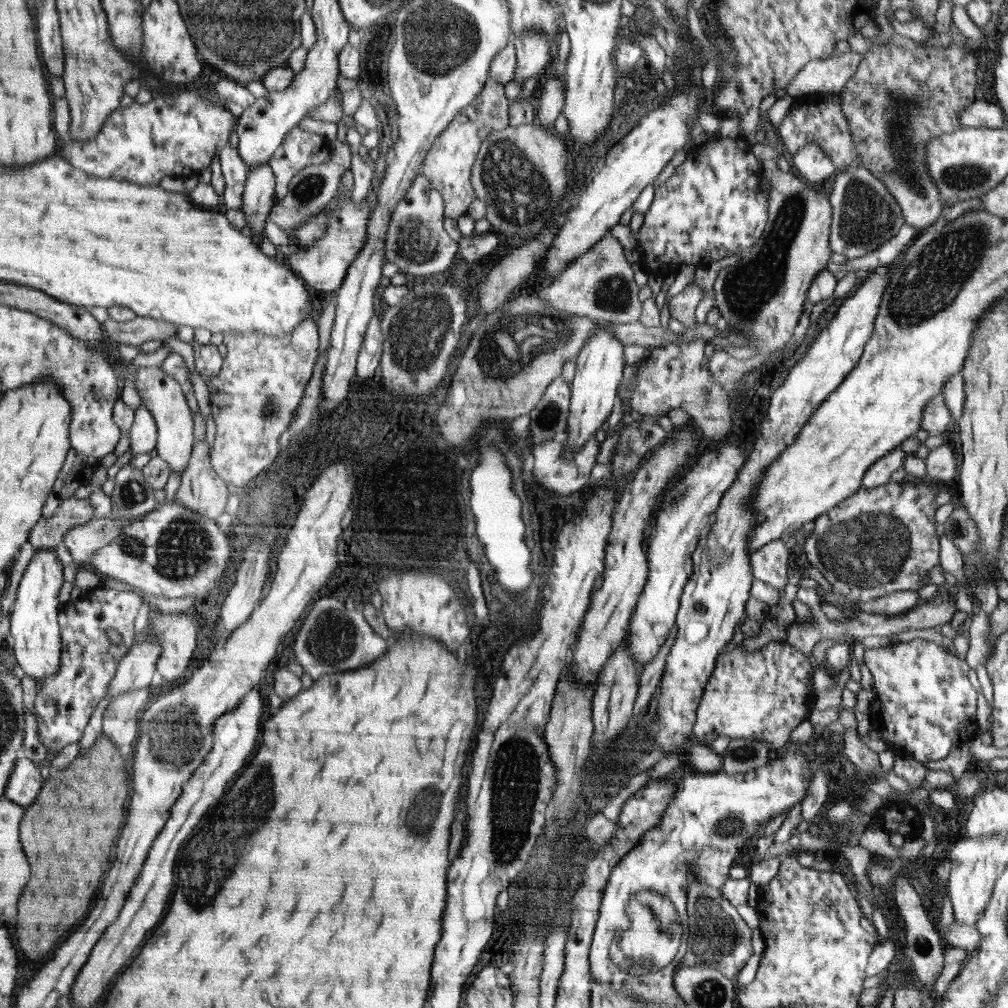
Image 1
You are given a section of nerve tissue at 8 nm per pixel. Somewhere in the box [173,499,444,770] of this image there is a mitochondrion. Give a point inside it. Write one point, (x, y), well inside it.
(332, 635)

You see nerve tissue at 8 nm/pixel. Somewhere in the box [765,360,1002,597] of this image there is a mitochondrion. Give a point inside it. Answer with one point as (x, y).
(866, 551)

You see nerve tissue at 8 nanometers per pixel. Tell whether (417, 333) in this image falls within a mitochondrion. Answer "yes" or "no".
yes

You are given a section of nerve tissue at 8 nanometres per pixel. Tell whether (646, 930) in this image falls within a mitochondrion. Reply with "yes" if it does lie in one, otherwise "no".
yes

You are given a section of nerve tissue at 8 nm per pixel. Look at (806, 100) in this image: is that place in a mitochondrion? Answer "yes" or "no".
no

